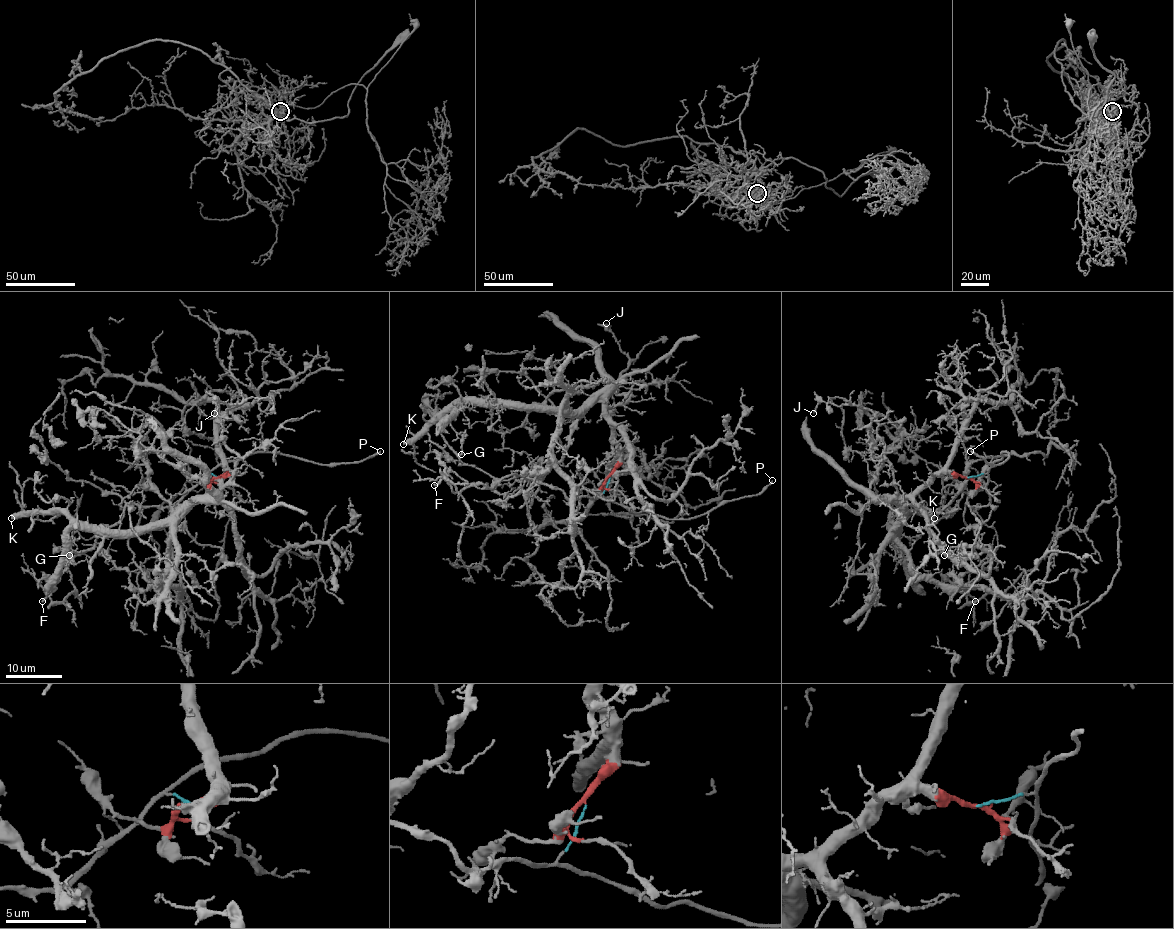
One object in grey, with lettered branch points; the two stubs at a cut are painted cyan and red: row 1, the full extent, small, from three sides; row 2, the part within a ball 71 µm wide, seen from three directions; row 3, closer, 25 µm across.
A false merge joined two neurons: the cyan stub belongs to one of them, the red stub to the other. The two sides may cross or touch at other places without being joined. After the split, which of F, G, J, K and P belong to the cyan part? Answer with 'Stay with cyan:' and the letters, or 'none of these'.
Stay with cyan: F, P

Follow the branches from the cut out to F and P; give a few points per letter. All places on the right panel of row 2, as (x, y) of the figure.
F: (967, 477), (987, 474), (990, 503), (966, 504), (963, 520), (977, 532), (983, 572), (970, 586), (974, 602)
P: (967, 477), (986, 473), (1002, 456), (1001, 453), (1008, 453), (1008, 457), (998, 465), (970, 450)

